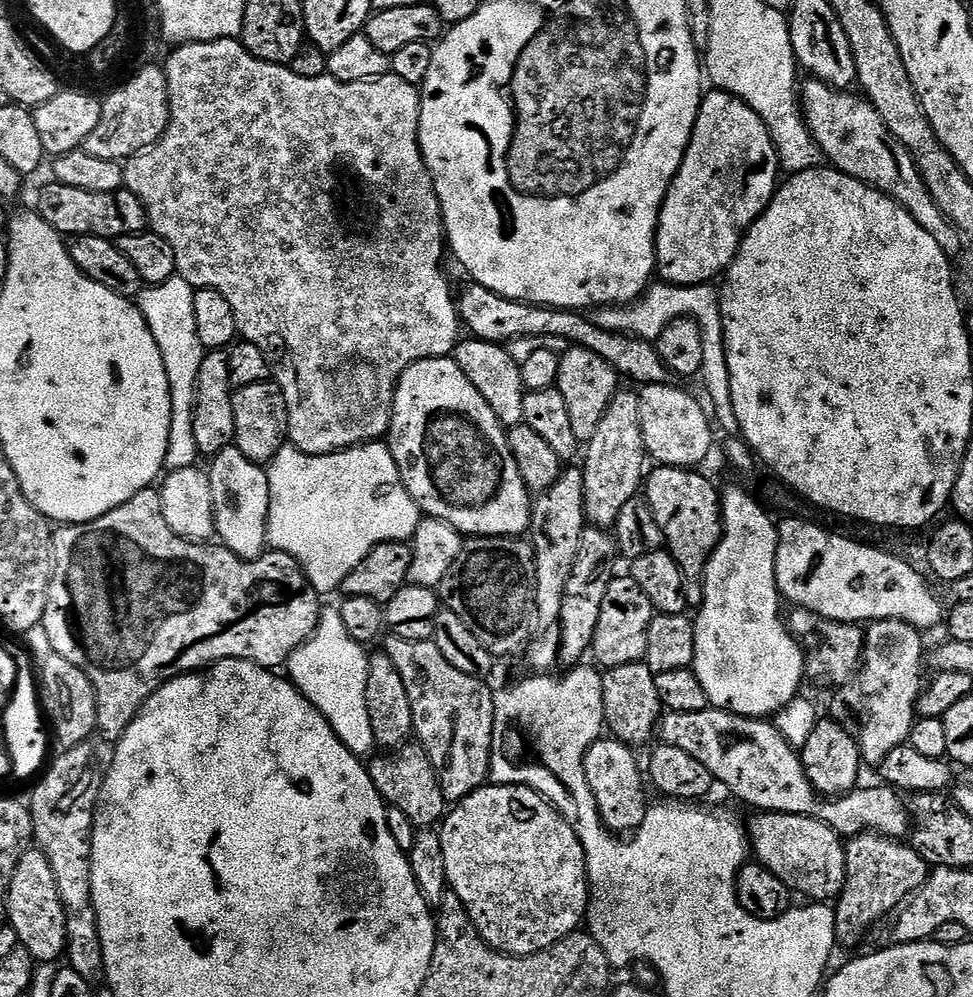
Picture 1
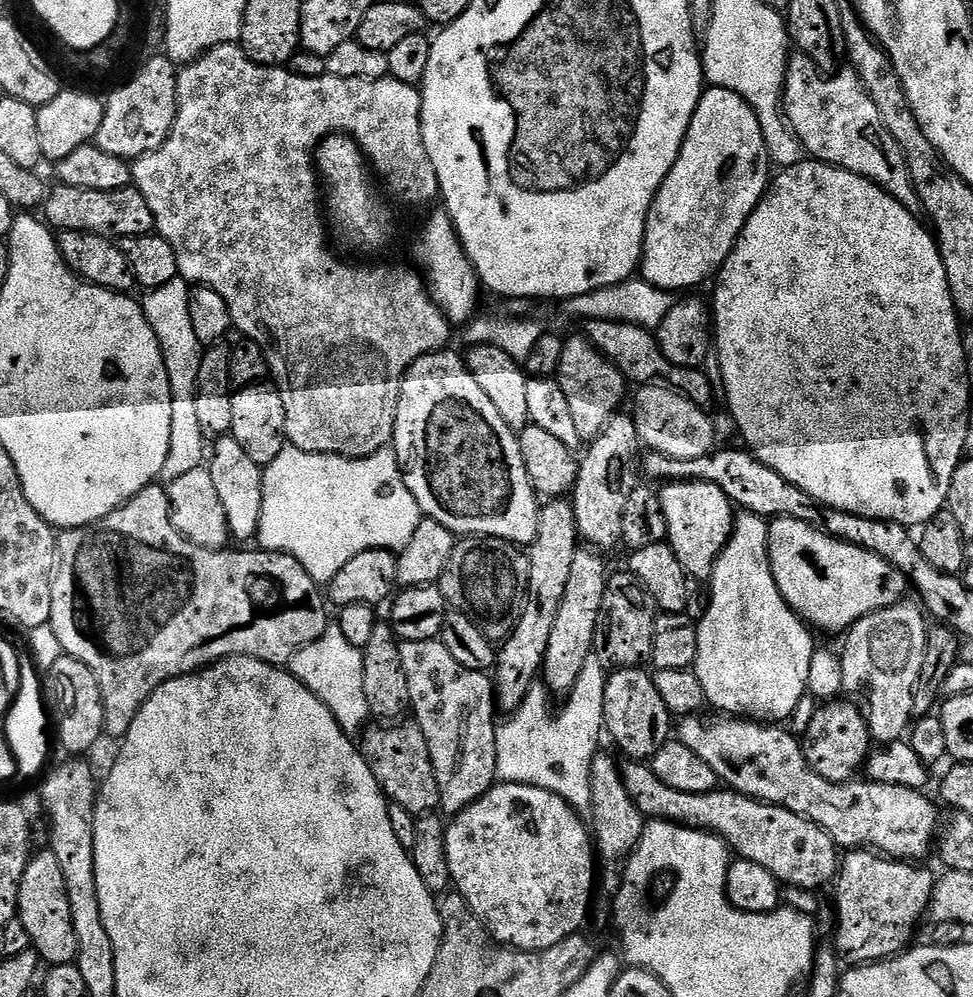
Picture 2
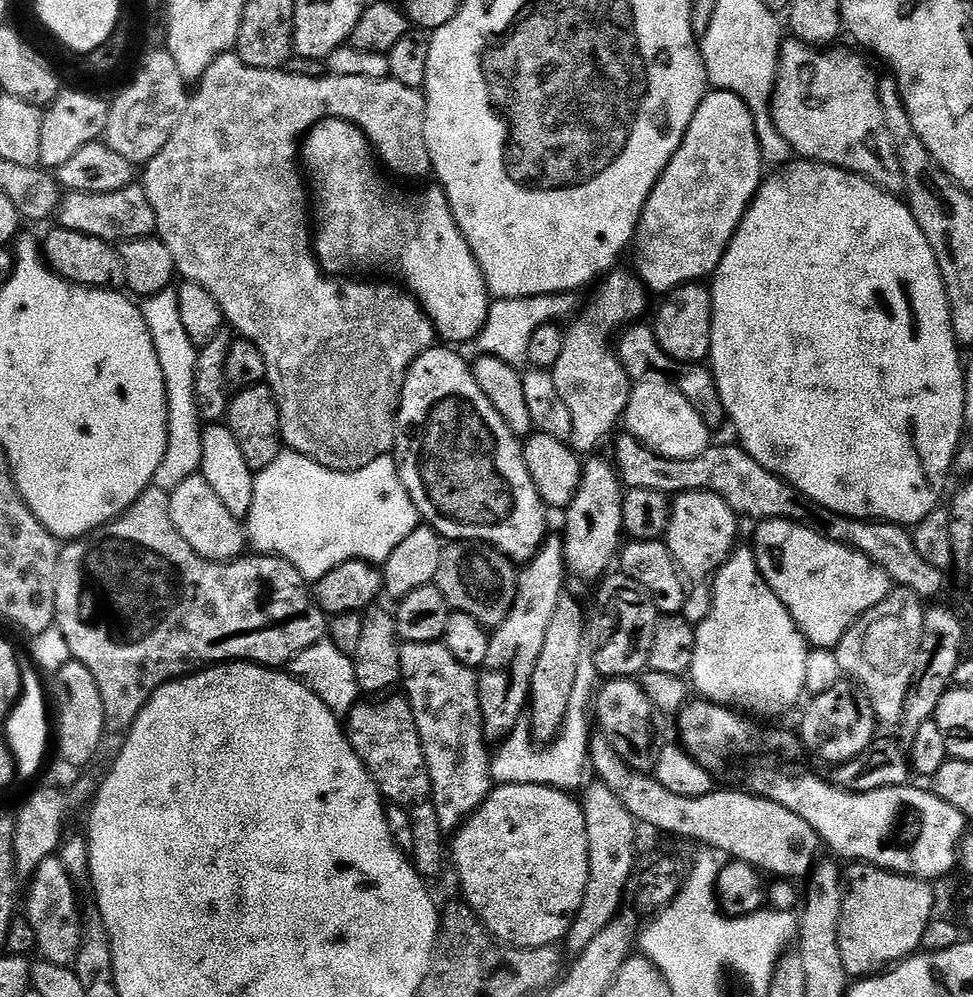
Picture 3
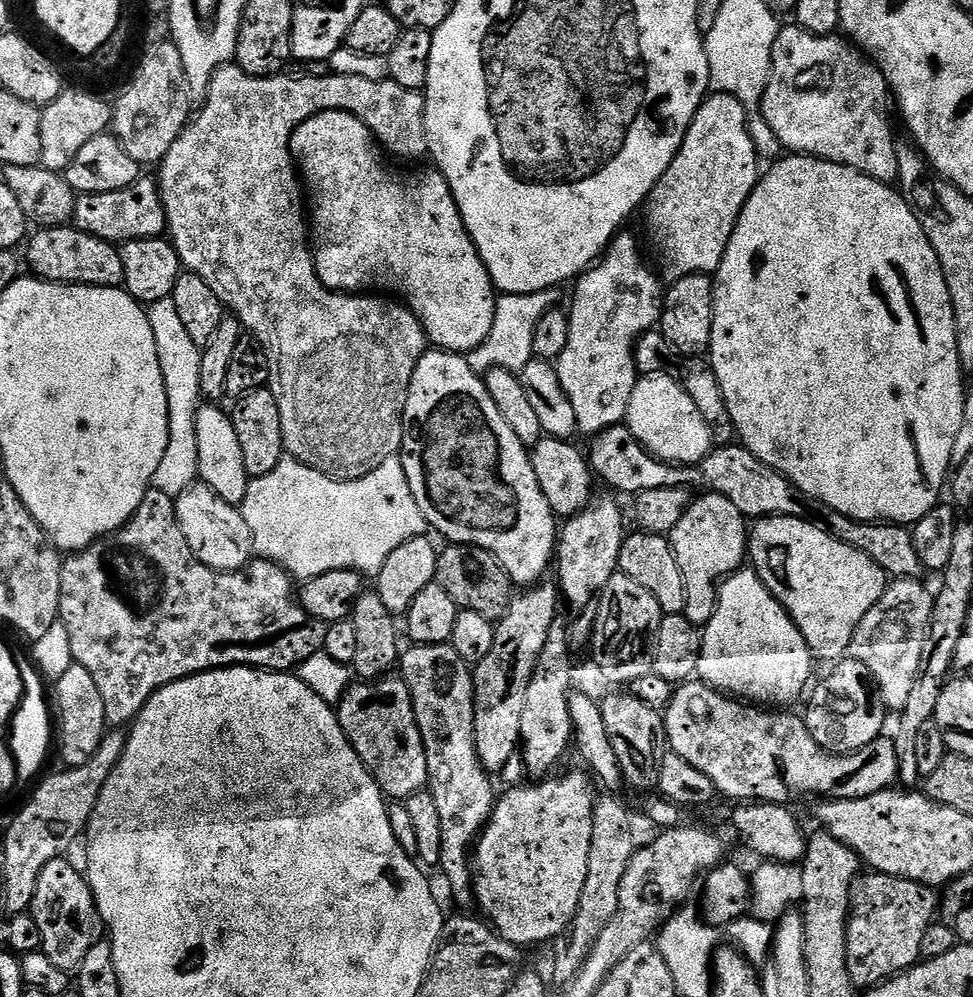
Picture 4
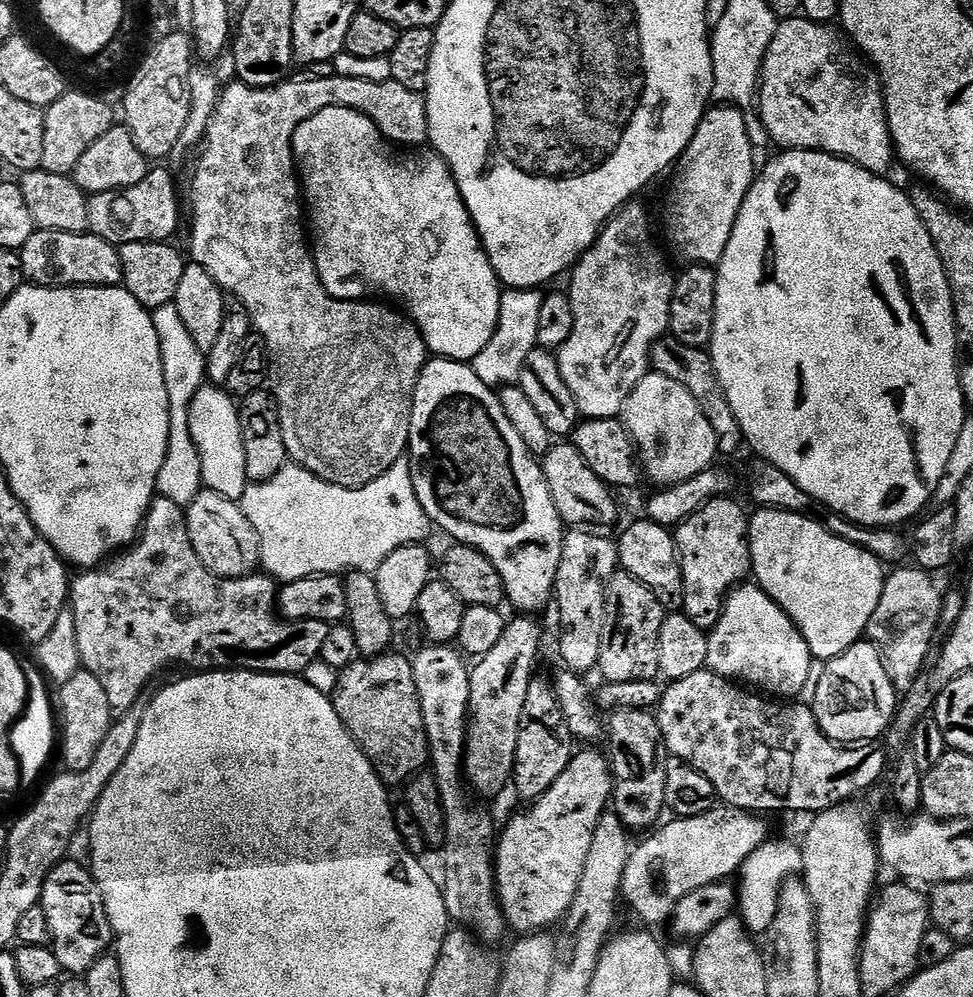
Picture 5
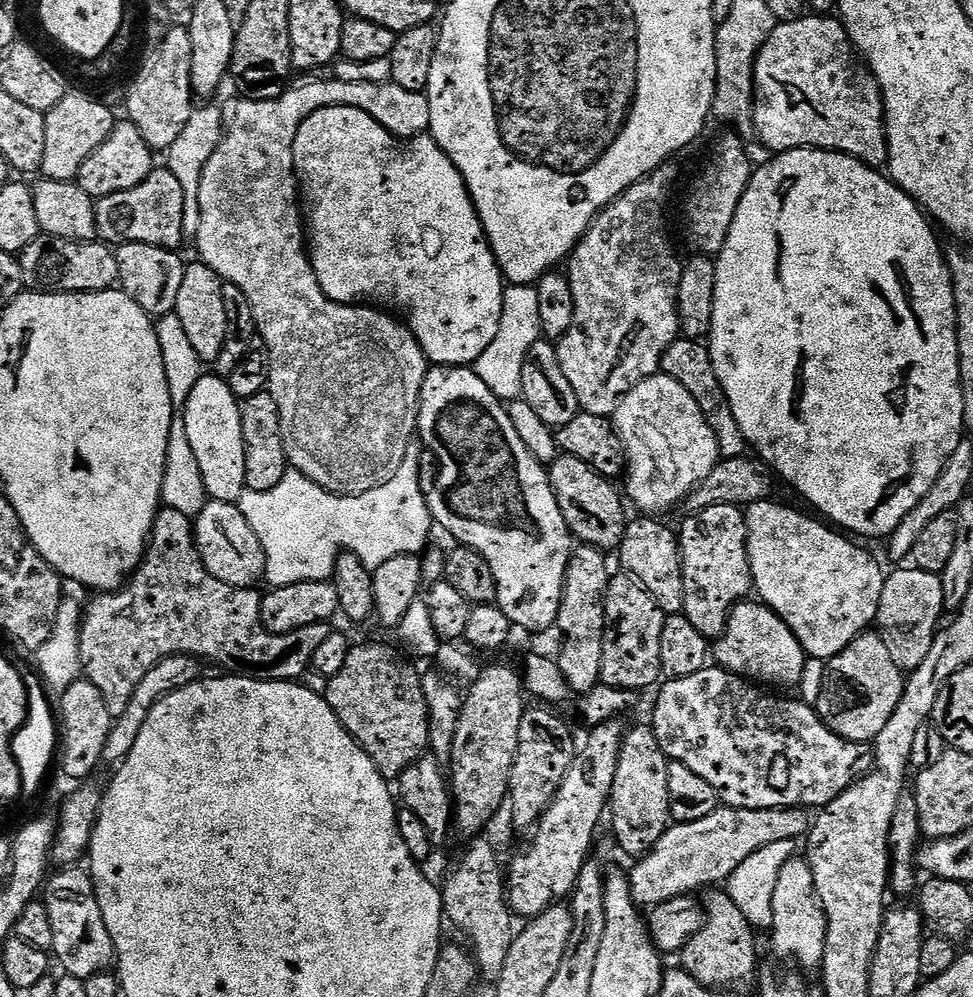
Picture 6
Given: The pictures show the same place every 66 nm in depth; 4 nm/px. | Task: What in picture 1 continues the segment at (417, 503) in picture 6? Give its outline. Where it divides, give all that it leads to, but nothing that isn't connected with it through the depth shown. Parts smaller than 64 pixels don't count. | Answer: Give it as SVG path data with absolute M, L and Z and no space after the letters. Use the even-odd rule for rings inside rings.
M384 442L357 444L355 448L331 452L329 456L307 456L297 448L286 446L267 465L266 471L270 482L267 543L275 551L294 557L314 590L321 594L343 589L346 574L372 548L394 540L411 541L422 519L420 508L406 490L392 452Z

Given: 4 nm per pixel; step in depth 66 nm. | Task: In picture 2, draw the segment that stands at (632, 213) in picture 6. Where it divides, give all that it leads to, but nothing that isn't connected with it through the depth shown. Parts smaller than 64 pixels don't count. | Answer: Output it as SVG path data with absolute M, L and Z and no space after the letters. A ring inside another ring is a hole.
M587 339L568 340L562 350L562 362L558 379L562 386L562 394L566 394L566 403L570 406L570 414L574 417L581 441L591 442L600 435L601 430L610 422L610 418L621 411L620 403L624 400L626 381L617 368L596 351Z

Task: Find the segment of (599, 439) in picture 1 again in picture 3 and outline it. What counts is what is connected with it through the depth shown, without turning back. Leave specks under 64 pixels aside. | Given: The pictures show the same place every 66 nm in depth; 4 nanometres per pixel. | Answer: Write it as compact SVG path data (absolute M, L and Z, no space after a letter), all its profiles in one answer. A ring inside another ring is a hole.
M593 455L589 459L593 460L583 465L576 497L563 513L565 516L562 539L566 566L569 573L580 580L599 581L609 571L607 568L617 563L618 553L622 547L620 536L625 535L623 504L626 489L615 463L609 457L607 460L600 455Z

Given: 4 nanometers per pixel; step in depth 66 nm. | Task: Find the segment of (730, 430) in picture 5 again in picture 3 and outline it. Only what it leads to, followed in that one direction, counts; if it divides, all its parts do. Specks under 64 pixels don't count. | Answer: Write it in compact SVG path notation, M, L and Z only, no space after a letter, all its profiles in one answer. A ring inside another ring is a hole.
M636 322L625 327L619 333L614 347L616 357L622 362L629 380L635 382L645 380L647 376L667 376L674 381L676 388L686 398L686 402L690 402L690 406L694 406L694 410L698 410L698 414L704 419L710 430L716 430L723 424L725 427L726 417L722 398L718 394L718 386L711 367L705 366L703 363L680 364L670 354L664 352L658 342L654 328L647 323L644 325L644 322Z

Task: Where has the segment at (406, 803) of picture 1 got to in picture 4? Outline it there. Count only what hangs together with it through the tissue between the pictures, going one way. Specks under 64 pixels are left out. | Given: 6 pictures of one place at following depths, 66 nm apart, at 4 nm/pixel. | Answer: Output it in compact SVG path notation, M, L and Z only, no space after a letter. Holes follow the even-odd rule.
M389 674L380 677L379 680L353 683L344 693L335 713L358 758L368 767L369 774L376 779L377 786L389 801L404 802L415 792L427 789L426 746L418 730L418 718L414 714L414 702L410 698L410 690L399 675Z

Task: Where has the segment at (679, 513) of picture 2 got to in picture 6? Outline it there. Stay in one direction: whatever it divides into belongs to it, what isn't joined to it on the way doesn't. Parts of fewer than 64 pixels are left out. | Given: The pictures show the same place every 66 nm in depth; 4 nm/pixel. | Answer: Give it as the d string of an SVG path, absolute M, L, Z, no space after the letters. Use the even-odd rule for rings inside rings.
M714 505L685 515L684 525L678 528L682 578L686 582L686 602L683 616L710 642L724 635L728 628L730 614L736 605L747 601L753 591L752 571L748 557L748 531L746 530L745 509L734 505Z

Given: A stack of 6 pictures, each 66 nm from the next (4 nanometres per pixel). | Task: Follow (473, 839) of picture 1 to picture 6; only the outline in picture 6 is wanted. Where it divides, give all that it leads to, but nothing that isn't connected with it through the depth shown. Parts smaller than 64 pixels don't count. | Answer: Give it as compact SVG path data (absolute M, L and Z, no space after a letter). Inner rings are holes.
M617 718L602 722L587 733L552 805L535 825L532 841L513 858L512 865L507 865L506 899L517 917L540 916L575 888L582 866L590 859L588 851L592 848L596 827L603 816L605 819L612 798L614 770L618 770L618 754L626 731L622 721Z

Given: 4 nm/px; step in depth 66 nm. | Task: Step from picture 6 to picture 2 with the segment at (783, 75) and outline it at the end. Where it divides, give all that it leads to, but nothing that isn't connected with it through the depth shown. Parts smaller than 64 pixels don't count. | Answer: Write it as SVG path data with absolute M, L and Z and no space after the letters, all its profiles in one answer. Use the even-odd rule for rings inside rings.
M793 55L784 76L782 101L788 127L811 159L858 174L889 192L906 210L919 213L920 199L898 142L886 130L886 122L882 122L882 114L878 114L878 106L874 106L874 98L870 98L859 75L847 71L825 74L809 56Z

